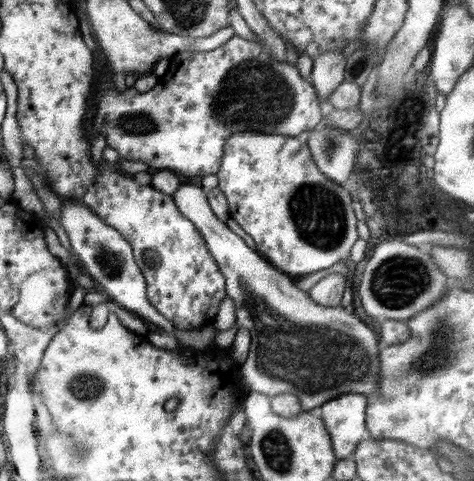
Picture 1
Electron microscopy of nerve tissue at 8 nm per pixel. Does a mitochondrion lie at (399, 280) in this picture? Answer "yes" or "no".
yes

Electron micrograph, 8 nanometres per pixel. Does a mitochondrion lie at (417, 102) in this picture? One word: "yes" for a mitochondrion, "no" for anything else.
no

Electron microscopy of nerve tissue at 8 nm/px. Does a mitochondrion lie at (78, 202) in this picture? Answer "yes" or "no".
no

